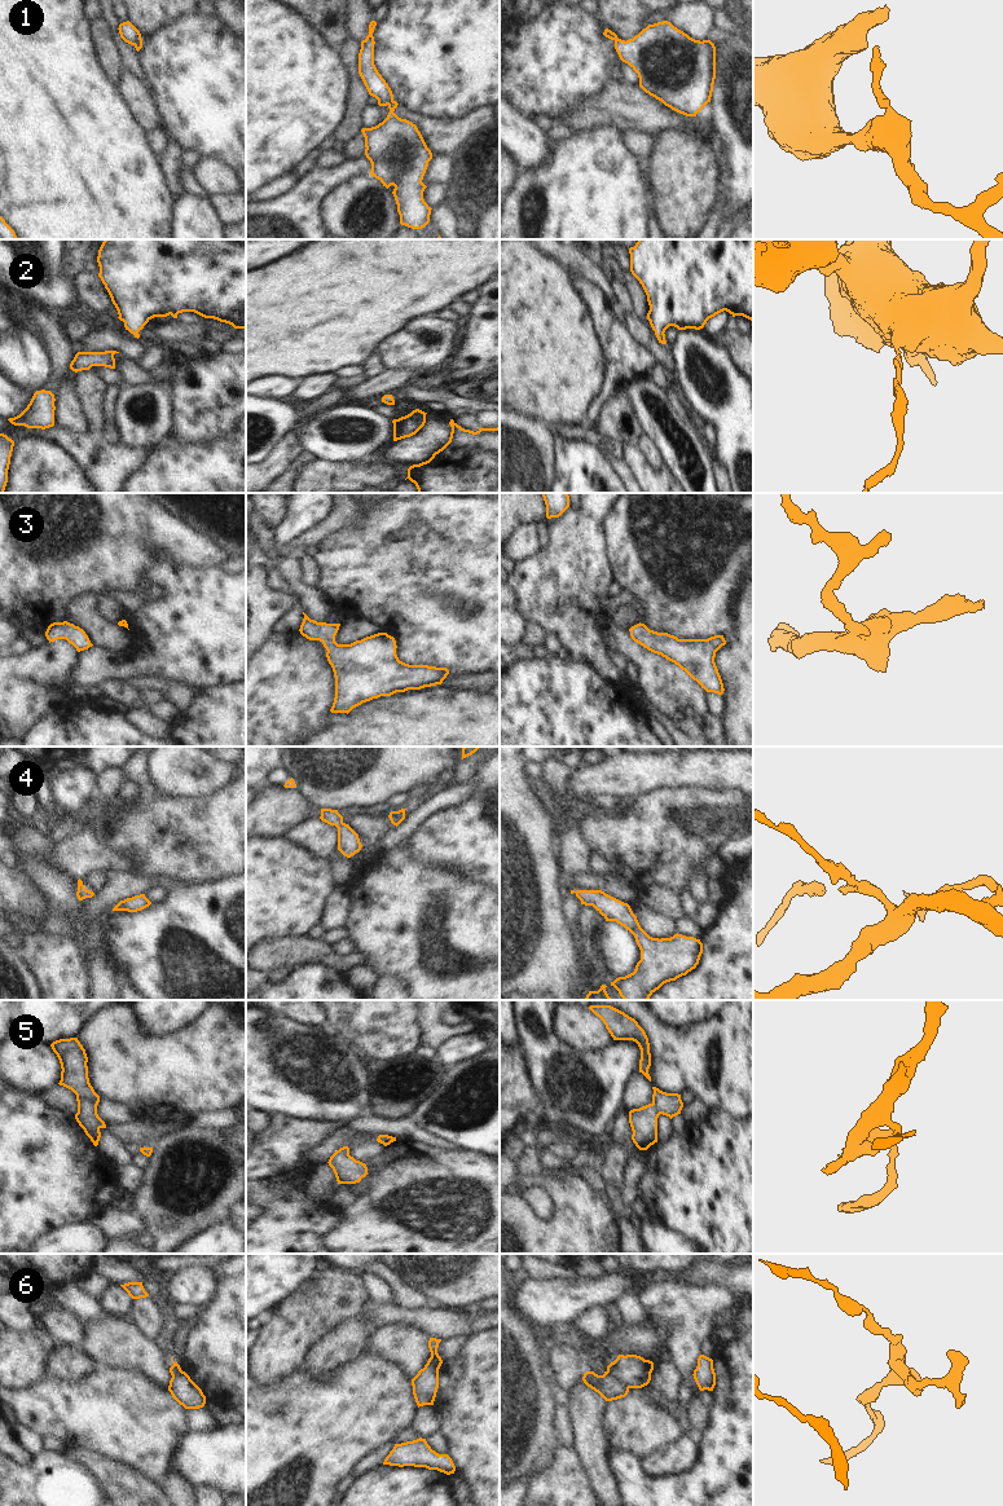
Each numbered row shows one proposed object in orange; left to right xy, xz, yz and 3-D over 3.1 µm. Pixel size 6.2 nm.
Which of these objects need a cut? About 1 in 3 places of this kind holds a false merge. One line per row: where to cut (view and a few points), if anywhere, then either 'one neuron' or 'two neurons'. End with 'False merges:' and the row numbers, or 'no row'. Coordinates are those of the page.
1: cut xz (392, 100), (388, 105); two neurons
2: cut none; one neuron
3: cut none; one neuron
4: cut none; one neuron
5: cut none; one neuron
6: cut yz (606, 1372), (615, 1375), (628, 1388); two neurons
False merges: 1, 6

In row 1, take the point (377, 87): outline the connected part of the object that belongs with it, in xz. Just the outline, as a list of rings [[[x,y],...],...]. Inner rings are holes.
[[[375,21],[369,25],[369,35],[361,41],[358,53],[358,74],[370,96],[378,100],[379,106],[387,106],[393,101],[393,94],[386,80],[378,72],[374,65],[374,28]]]

